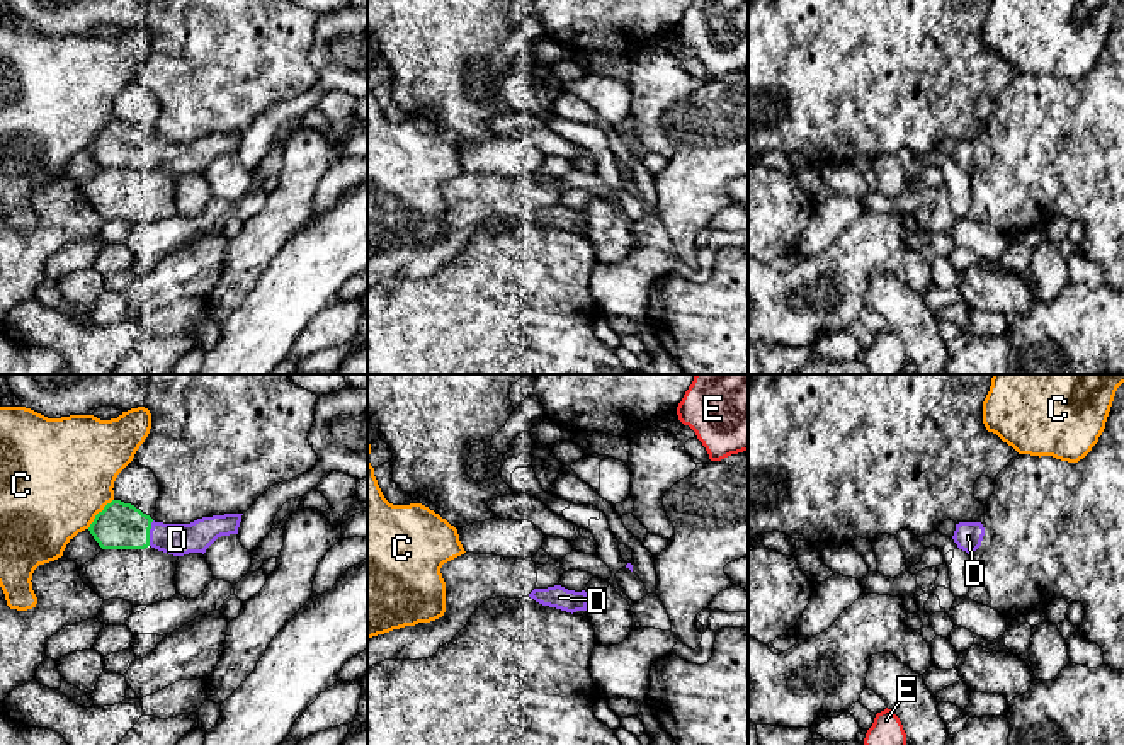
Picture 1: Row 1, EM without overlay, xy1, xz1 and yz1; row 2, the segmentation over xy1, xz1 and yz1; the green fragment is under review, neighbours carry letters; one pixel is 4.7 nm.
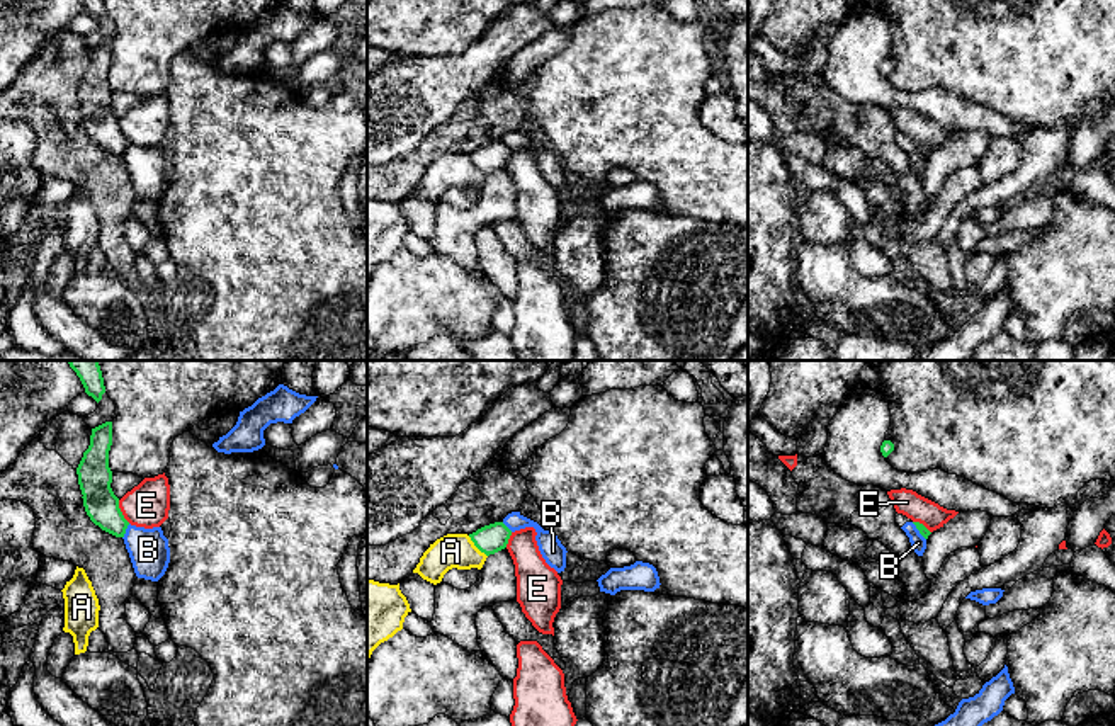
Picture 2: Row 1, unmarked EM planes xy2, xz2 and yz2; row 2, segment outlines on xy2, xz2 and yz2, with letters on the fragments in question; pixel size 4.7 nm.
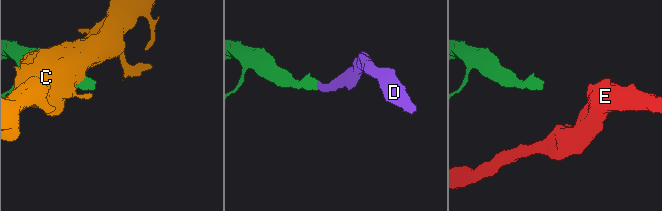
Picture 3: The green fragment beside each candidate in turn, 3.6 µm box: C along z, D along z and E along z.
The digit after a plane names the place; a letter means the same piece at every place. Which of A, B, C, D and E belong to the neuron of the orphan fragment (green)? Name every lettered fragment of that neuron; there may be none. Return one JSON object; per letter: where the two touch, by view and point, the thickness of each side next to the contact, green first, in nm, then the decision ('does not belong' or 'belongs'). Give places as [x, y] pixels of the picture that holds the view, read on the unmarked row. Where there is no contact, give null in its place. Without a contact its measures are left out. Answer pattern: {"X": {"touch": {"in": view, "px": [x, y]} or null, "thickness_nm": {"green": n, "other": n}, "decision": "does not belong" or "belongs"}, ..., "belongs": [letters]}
{"A": {"touch": {"in": "xz2", "px": [476, 165]}, "thickness_nm": {"green": 140, "other": 160}, "decision": "does not belong"}, "B": {"touch": {"in": "xy2", "px": [124, 150]}, "thickness_nm": {"green": 160, "other": 190}, "decision": "does not belong"}, "C": {"touch": {"in": "xy1", "px": [97, 133]}, "thickness_nm": {"green": 220, "other": 500}, "decision": "does not belong"}, "D": {"touch": {"in": "xy1", "px": [148, 152]}, "thickness_nm": {"green": 220, "other": 150}, "decision": "belongs"}, "E": {"touch": {"in": "xy2", "px": [121, 131]}, "thickness_nm": {"green": 160, "other": 220}, "decision": "does not belong"}, "belongs": ["D"]}

